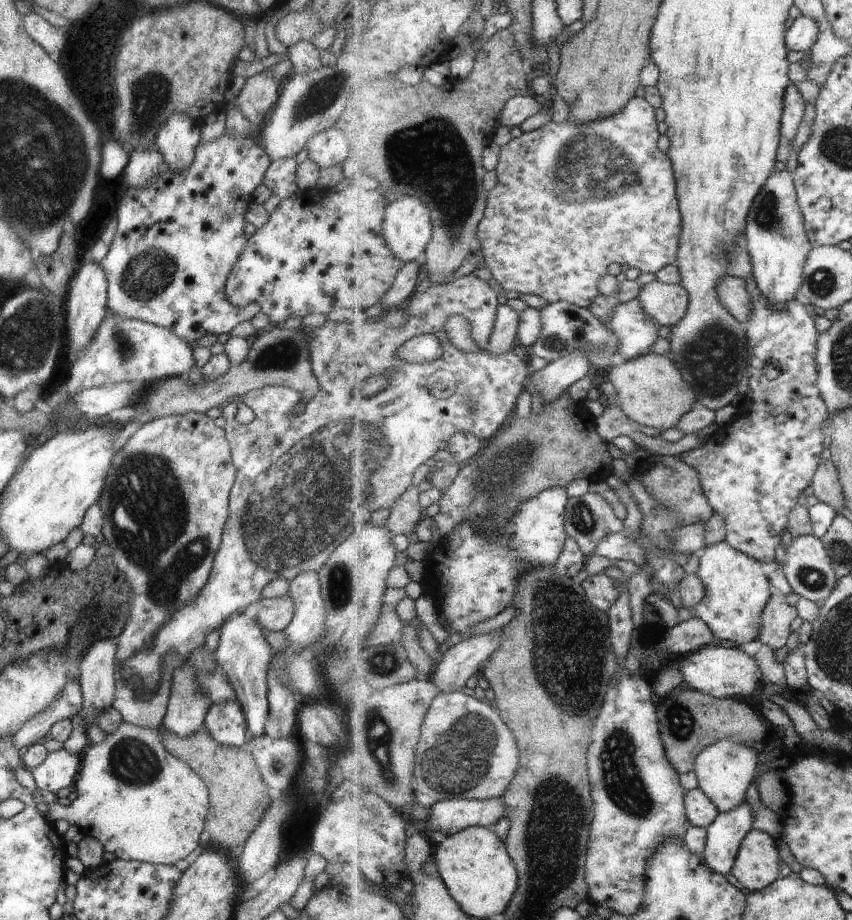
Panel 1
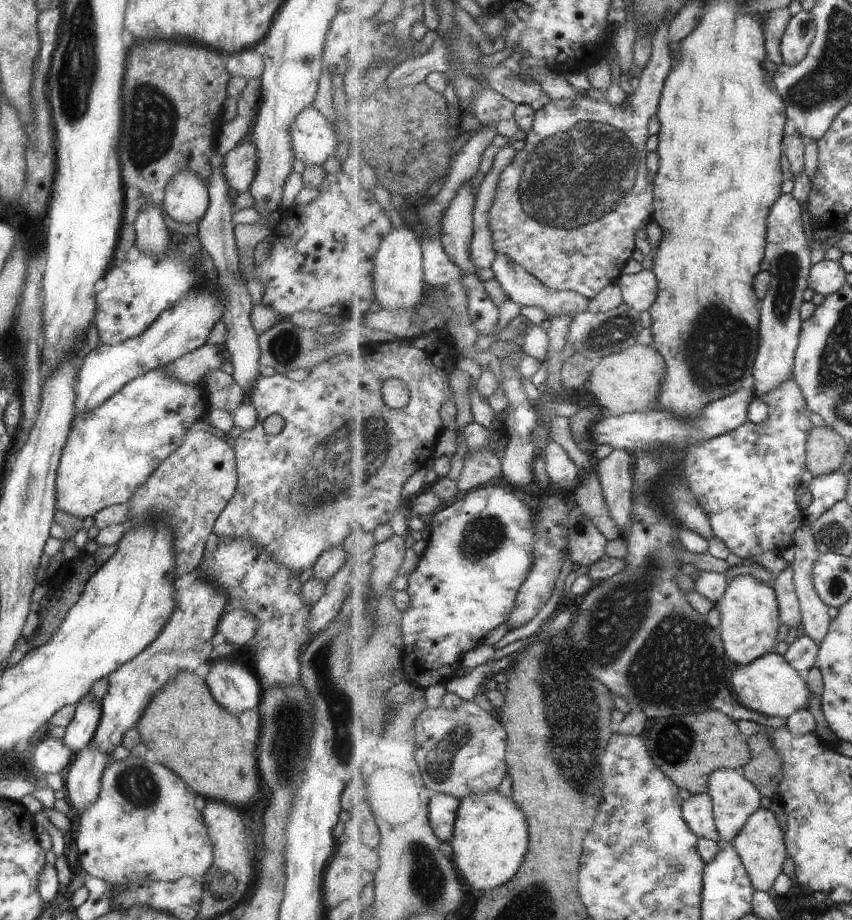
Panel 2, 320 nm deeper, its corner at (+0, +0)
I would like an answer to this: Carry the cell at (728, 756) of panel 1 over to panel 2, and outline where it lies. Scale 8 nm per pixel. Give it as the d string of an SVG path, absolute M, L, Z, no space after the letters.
M721 768L713 772L710 777L710 790L708 795L714 801L714 816L716 826L725 842L734 842L735 836L743 831L747 822L760 810L762 793L759 788L748 780L741 770Z

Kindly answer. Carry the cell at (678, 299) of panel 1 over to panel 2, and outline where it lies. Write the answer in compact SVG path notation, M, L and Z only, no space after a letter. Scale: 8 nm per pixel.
M642 270L635 275L623 274L617 282L624 303L642 312L651 310L659 294L659 280L652 270Z

